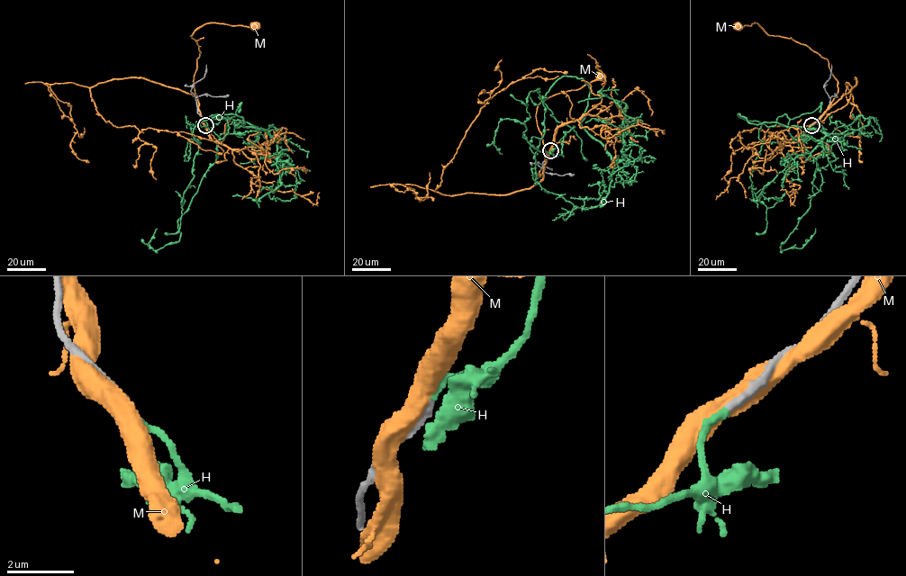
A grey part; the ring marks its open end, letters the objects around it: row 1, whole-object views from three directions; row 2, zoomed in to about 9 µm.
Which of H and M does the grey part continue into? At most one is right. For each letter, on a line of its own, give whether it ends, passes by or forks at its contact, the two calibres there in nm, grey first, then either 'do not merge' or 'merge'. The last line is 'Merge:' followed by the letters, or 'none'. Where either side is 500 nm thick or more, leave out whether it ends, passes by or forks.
H: it ends; calibres 200 and 190 nm; merge
M: calibres 200 and 550 nm; do not merge
Merge: H

